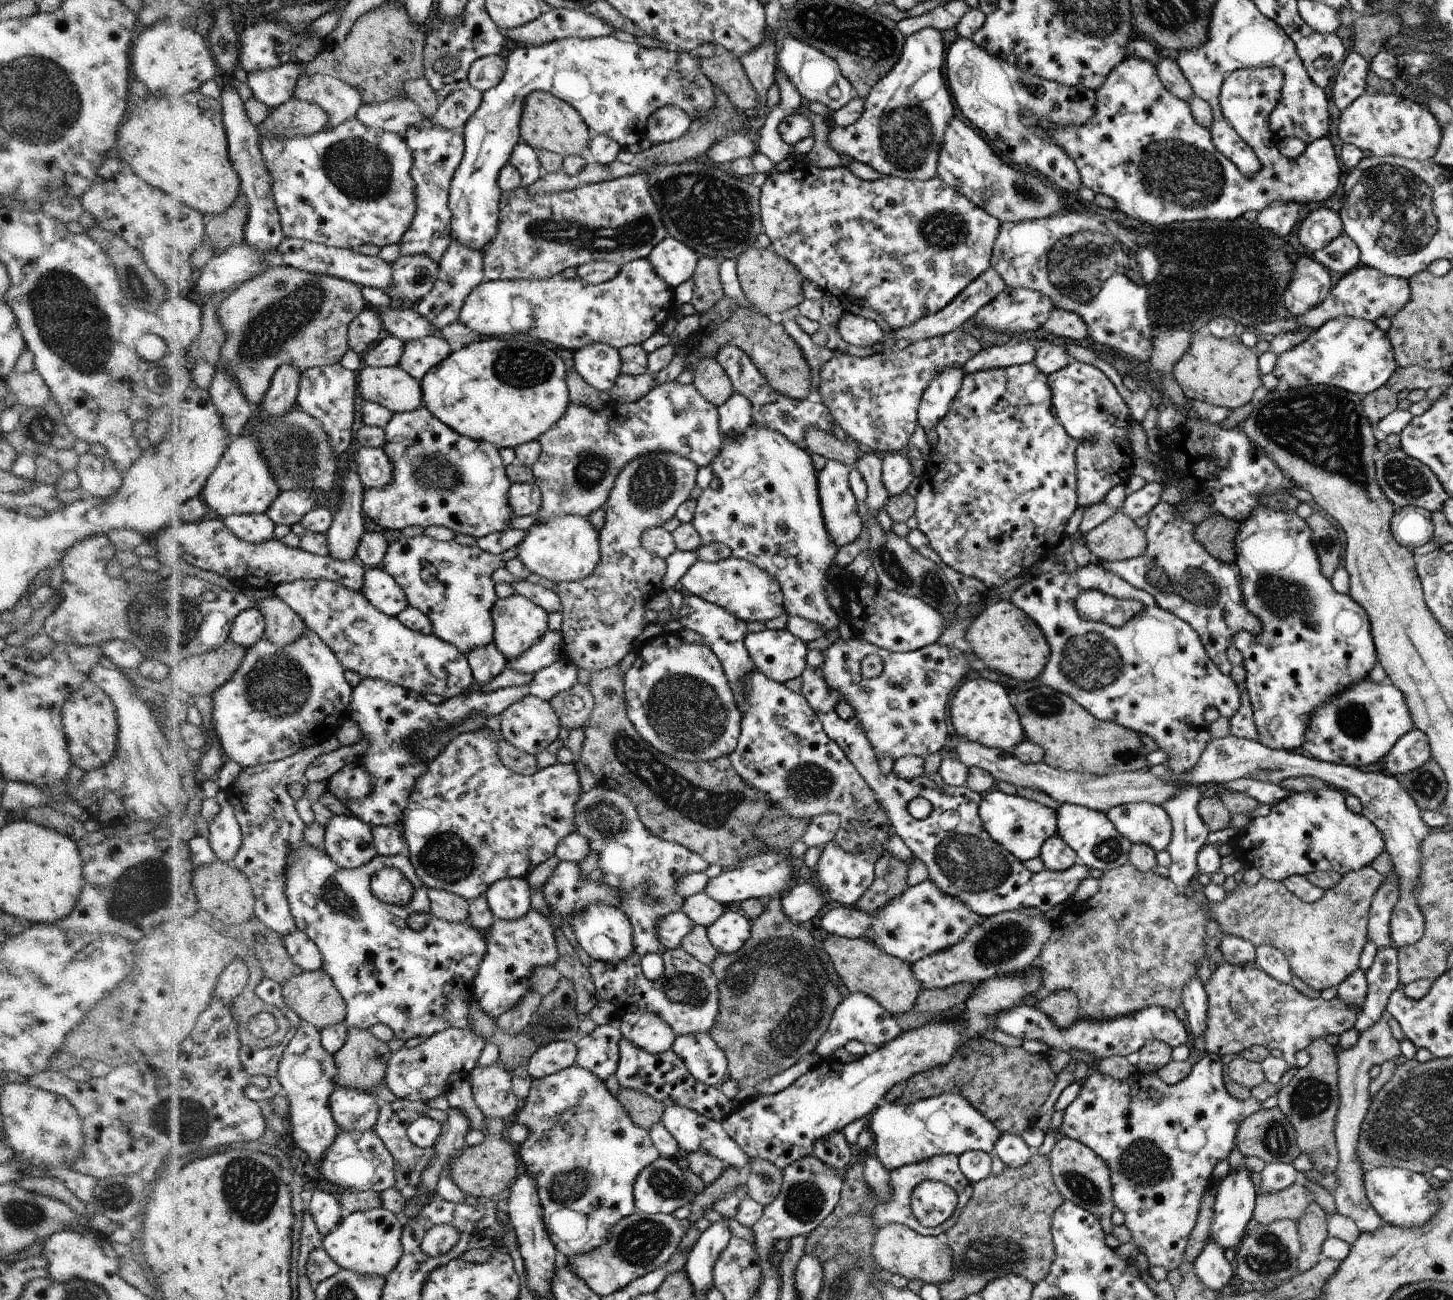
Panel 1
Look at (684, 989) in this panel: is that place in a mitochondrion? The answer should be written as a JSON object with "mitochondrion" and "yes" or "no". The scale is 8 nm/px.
{"mitochondrion":"yes"}

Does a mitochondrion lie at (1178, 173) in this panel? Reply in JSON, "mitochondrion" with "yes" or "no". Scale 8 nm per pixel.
{"mitochondrion":"yes"}

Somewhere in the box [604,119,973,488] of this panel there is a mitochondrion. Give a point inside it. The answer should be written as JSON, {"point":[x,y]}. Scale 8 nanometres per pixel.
{"point":[713,214]}

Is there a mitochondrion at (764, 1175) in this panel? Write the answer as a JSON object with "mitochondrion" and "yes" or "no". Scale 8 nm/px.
{"mitochondrion":"yes"}

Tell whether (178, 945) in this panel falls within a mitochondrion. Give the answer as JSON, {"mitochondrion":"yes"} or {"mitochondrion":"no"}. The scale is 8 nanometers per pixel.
{"mitochondrion":"no"}

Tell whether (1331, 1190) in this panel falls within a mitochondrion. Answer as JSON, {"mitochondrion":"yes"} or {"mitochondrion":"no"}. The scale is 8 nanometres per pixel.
{"mitochondrion":"no"}

